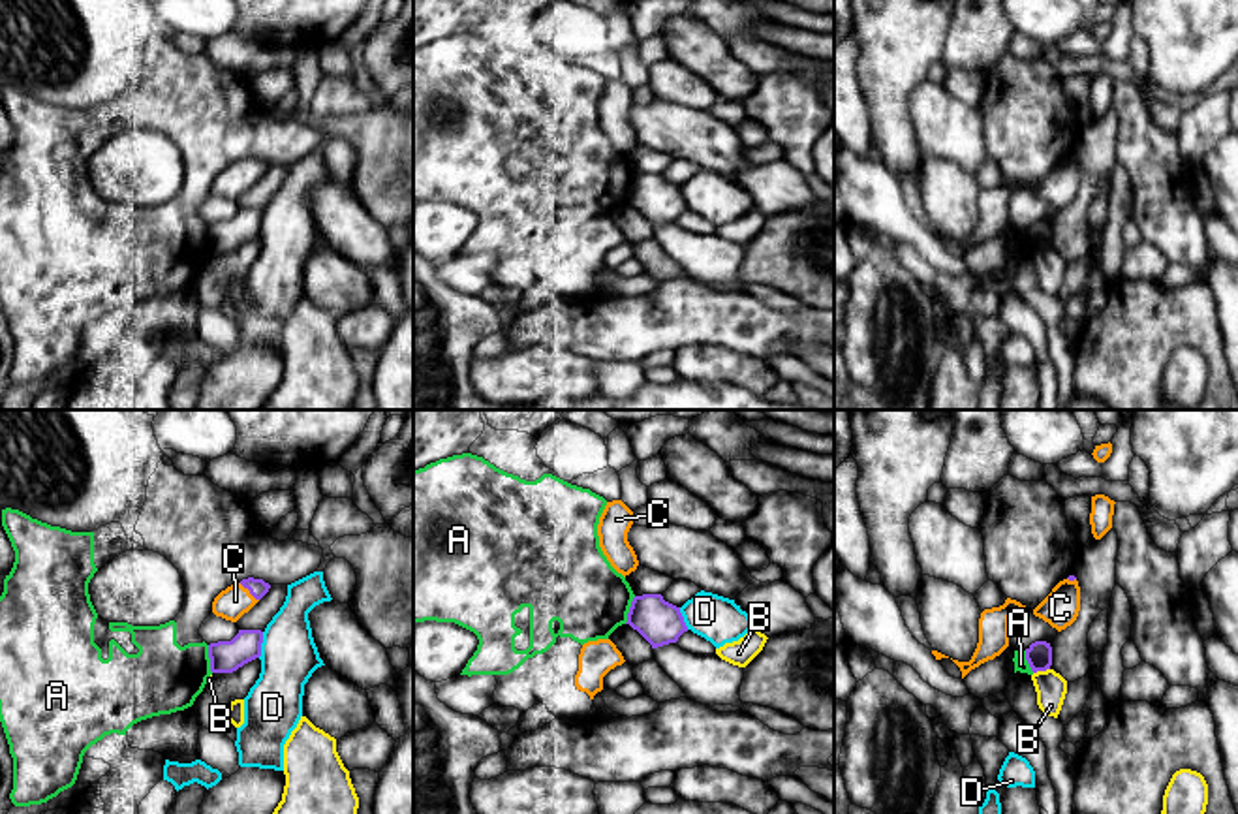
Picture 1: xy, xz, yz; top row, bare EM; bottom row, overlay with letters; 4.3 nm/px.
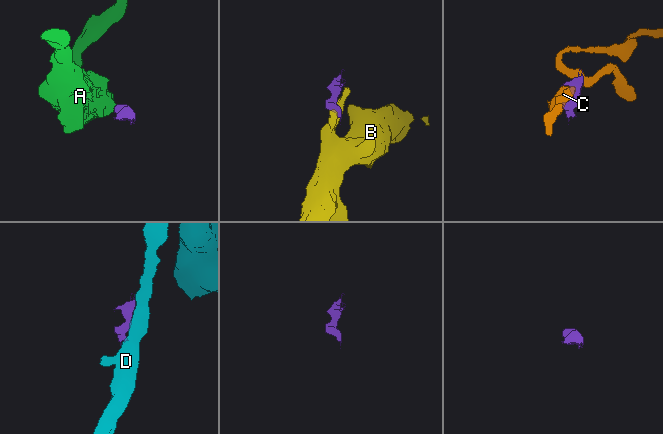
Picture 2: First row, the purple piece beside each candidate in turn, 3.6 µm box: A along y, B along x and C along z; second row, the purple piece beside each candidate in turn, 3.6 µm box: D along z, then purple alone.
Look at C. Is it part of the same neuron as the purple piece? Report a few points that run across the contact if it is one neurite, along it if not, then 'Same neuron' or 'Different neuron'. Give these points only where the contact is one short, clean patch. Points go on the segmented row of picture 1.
Same neuron

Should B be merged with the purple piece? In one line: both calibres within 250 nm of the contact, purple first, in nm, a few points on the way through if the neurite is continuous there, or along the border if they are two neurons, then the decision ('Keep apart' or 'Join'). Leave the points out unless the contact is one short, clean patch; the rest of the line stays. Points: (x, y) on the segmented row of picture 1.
Thickness 110 nm (purple) against 140 nm. Boundary: yz (1049, 668), (1034, 673). Keep apart

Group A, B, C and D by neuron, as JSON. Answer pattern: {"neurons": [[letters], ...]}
{"neurons": [["A"], ["B"], ["C"], ["D"]]}

